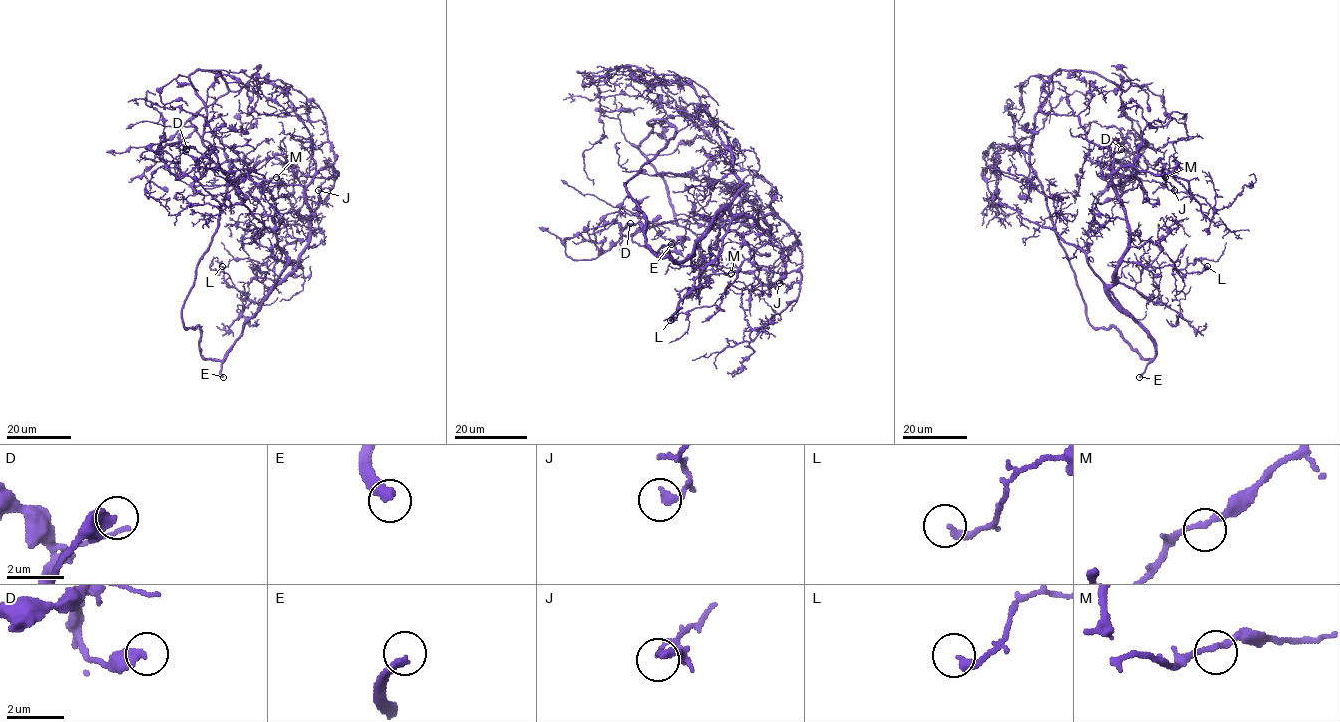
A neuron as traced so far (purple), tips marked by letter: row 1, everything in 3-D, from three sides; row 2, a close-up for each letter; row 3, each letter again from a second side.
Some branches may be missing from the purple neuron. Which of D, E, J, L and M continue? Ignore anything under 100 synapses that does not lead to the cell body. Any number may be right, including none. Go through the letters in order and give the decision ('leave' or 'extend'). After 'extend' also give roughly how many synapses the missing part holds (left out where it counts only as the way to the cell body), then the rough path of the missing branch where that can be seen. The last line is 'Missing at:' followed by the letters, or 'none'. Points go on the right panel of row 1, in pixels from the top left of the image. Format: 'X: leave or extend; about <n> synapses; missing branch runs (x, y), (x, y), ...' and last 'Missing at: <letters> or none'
D: leave
E: extend
J: leave
L: leave
M: leave
Missing at: E

